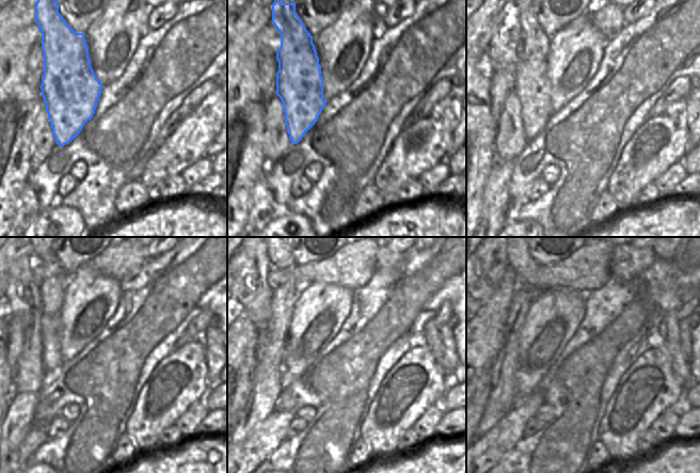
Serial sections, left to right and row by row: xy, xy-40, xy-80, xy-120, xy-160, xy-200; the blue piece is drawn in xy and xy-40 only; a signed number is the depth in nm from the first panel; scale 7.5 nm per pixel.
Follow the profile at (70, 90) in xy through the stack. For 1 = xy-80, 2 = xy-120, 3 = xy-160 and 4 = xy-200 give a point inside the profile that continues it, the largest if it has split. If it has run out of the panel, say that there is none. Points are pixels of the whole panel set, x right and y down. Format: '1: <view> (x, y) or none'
1: xy-80 (533, 88)
2: xy-120 (52, 288)
3: xy-160 (285, 296)
4: xy-200 (522, 299)

